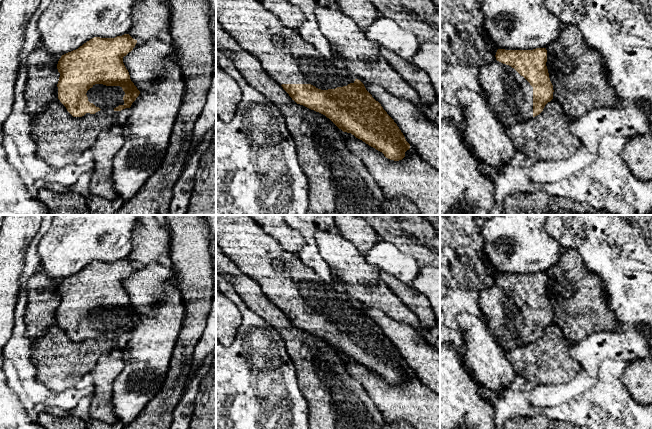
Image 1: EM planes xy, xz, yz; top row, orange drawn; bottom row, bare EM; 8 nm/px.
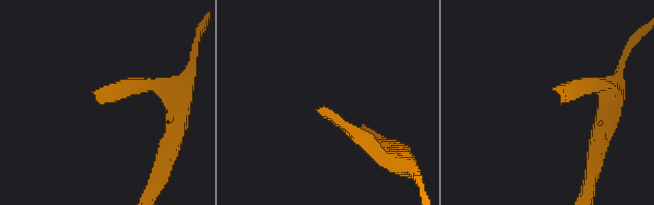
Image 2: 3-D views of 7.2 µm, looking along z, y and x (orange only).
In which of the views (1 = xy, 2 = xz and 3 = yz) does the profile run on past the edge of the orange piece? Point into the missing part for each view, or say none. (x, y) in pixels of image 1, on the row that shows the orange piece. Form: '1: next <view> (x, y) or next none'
1: next xy (107, 98)
2: next xz (284, 54)
3: next yz (509, 95)

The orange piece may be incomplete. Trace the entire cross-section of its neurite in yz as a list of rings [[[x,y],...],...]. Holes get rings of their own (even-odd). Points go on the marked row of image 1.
[[[546,48],[533,50],[498,49],[496,59],[479,67],[479,83],[488,107],[505,128],[539,115],[553,99]]]

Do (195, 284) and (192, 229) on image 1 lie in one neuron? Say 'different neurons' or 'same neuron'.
same neuron

